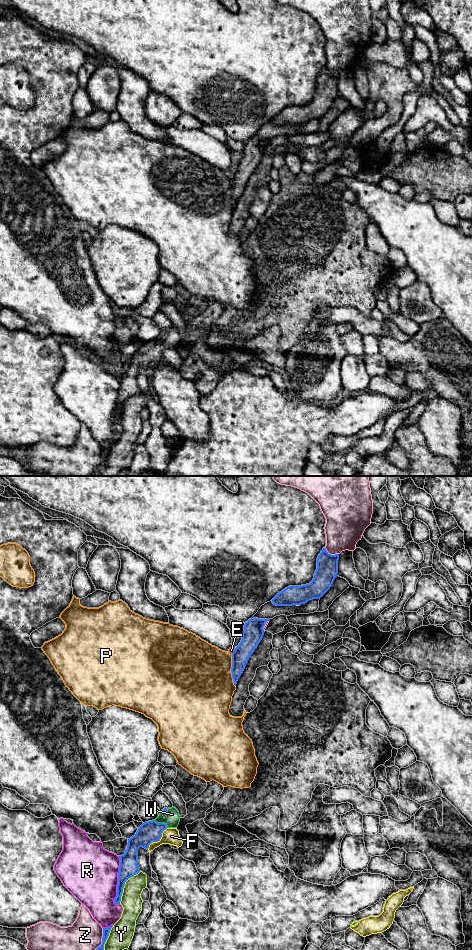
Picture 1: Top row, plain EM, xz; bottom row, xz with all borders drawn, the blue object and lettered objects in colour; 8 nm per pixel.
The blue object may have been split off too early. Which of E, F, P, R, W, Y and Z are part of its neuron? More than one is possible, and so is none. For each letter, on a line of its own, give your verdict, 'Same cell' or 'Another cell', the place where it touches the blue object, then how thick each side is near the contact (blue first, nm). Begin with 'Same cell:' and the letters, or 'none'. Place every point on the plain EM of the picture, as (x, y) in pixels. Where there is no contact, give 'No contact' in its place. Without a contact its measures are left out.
Same cell: W
E: Another cell. Touches blue at xz (234, 171). Thickness 160 nm (blue) against 50 nm
F: Another cell. Touches blue at xz (158, 360). Thickness 170 nm (blue) against 130 nm
P: Another cell. Touches blue at xz (231, 190). Thickness 140 nm (blue) against 480 nm
R: Another cell. Touches blue at xz (118, 400). Thickness 150 nm (blue) against 440 nm
W: Same cell. Touches blue at xz (161, 343). Thickness 170 nm (blue) against 140 nm
Y: Another cell. Touches blue at xz (124, 404). Thickness 150 nm (blue) against 170 nm
Z: Another cell. Touches blue at xz (330, 74). Thickness 180 nm (blue) against 320 nm

